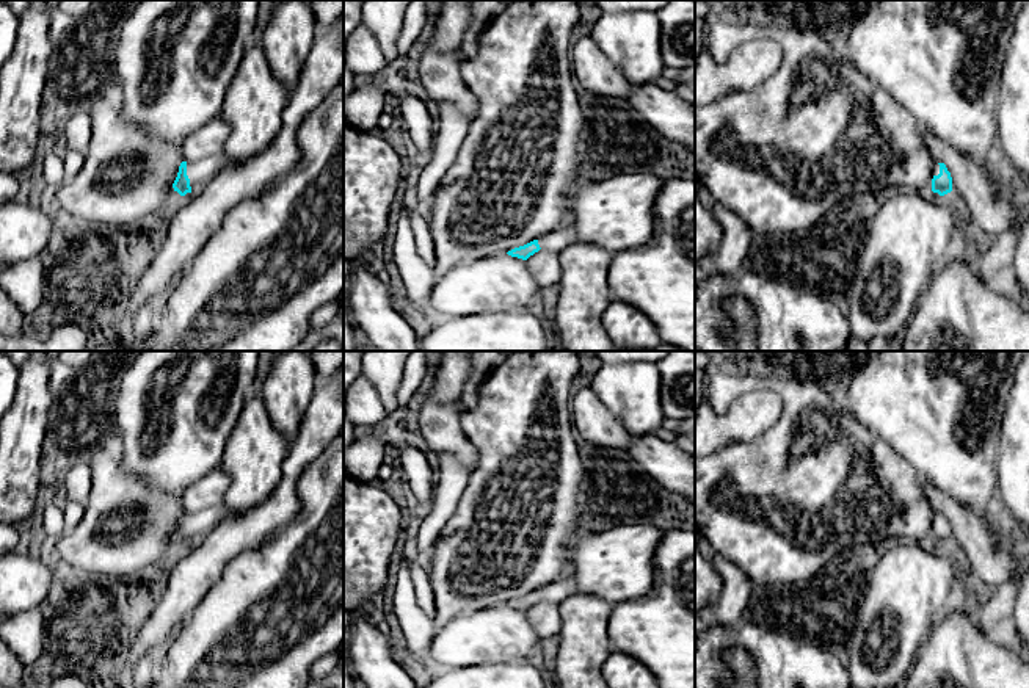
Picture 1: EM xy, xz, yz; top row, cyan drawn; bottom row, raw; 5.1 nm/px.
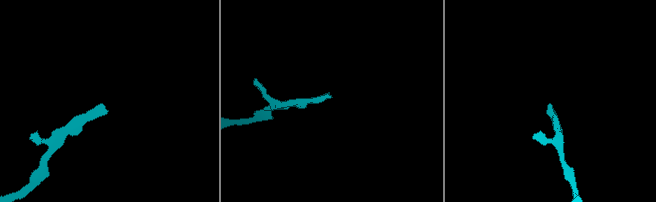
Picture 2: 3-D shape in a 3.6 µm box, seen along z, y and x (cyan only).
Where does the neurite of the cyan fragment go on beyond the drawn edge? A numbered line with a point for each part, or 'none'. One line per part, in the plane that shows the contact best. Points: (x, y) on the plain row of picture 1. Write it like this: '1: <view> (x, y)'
1: xy (203, 522)

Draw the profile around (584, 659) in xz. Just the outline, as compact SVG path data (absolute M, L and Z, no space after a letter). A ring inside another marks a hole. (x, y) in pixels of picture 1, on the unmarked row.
M574 592L558 608L560 643L549 675L555 688L660 688L645 664L612 650L609 616L613 603Z

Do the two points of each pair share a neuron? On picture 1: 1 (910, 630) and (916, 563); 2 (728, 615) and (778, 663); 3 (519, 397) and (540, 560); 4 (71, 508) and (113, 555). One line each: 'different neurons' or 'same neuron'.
1: same neuron
2: different neurons
3: same neuron
4: different neurons

